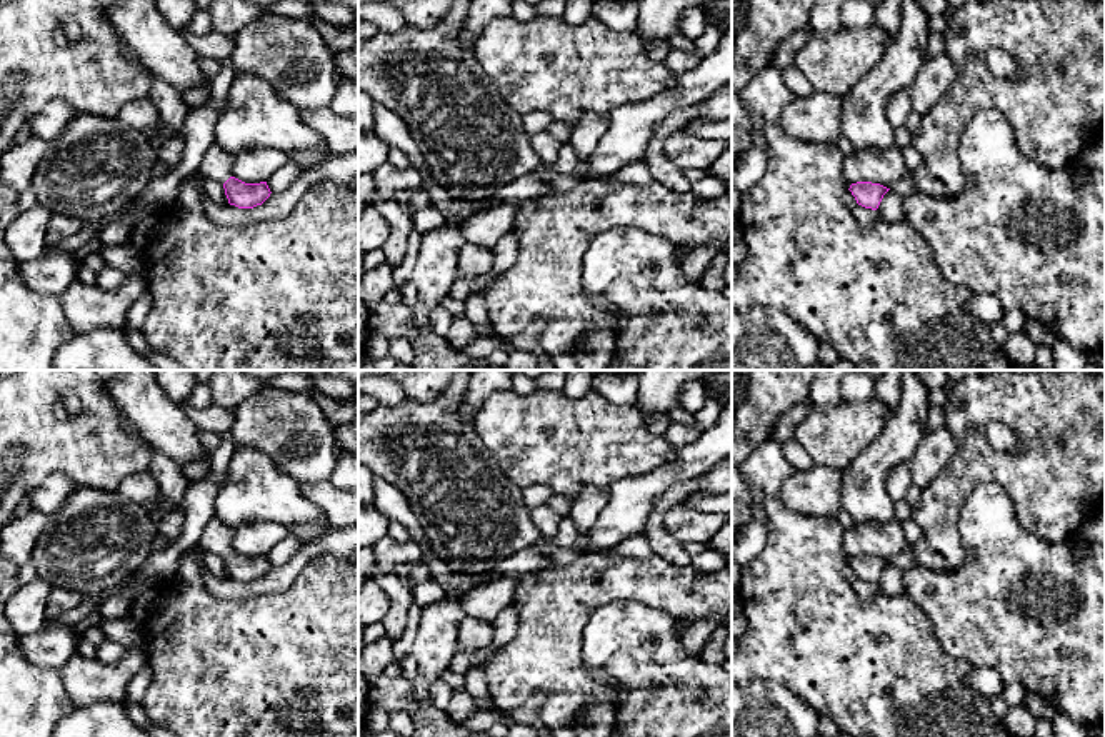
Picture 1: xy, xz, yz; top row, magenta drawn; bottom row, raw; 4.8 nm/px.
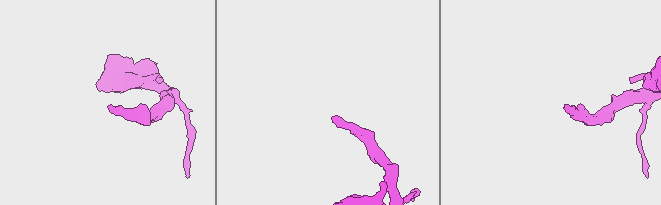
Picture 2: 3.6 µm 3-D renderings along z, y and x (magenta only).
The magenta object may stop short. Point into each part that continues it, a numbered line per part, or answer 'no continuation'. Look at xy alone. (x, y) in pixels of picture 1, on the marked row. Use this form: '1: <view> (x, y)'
1: xy (217, 164)

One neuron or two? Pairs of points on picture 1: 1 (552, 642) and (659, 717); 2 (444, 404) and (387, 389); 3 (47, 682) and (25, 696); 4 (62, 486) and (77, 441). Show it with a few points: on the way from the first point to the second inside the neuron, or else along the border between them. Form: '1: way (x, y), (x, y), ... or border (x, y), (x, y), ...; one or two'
1: border (585, 626), (582, 662), (595, 676), (619, 687); two
2: border (405, 399), (395, 406), (380, 406); two
3: way (42, 687), (30, 696); one
4: border (75, 486), (62, 474), (52, 472), (30, 494); two

